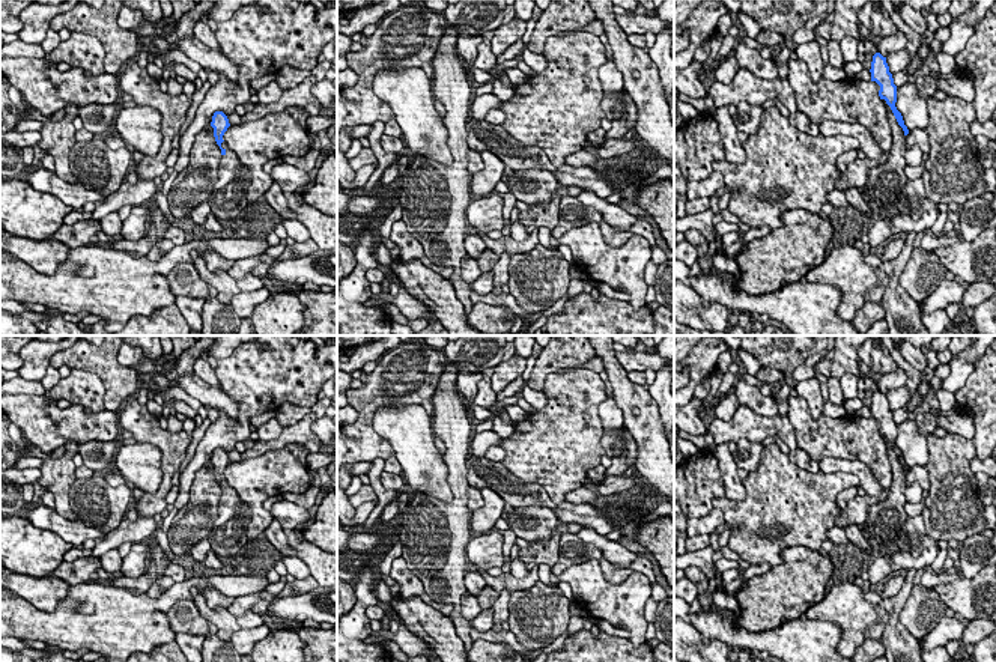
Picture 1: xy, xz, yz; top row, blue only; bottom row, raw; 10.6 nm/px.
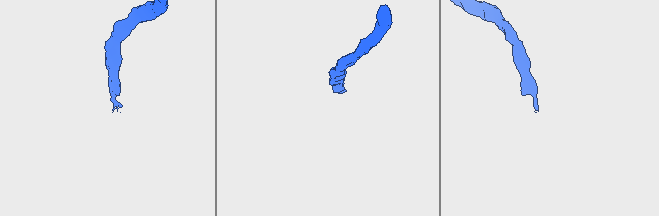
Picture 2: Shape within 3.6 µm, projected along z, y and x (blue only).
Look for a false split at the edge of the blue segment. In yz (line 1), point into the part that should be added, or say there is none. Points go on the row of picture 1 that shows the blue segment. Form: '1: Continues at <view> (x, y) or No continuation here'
1: No continuation here

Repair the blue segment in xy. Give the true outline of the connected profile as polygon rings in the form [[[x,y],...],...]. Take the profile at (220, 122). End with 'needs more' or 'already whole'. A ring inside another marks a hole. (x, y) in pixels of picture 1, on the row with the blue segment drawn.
[[[215,111],[211,126],[214,128],[214,137],[221,149],[223,158],[218,167],[218,179],[208,205],[218,220],[235,220],[248,203],[247,188],[251,172],[239,164],[235,152],[223,140],[224,132],[230,126],[227,116],[223,111]]] | needs more

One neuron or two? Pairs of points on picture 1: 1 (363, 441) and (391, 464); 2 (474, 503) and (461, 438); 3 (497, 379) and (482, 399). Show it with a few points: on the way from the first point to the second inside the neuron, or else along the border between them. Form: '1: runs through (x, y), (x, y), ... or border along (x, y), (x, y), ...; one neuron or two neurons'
1: border along (393, 455), (385, 459); two neurons
2: border along (470, 486), (467, 492), (468, 509); two neurons
3: border along (489, 378), (495, 394); two neurons

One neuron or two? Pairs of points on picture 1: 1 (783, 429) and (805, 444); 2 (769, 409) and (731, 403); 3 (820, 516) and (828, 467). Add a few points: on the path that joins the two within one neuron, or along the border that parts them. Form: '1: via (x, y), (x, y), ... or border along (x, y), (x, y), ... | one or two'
1: border along (787, 416), (798, 446) | two
2: border along (733, 390), (740, 403) | two
3: border along (820, 470), (825, 473), (852, 473), (859, 483) | two

